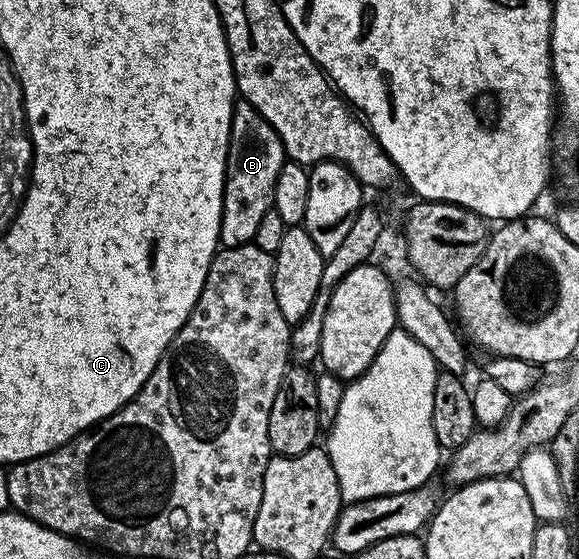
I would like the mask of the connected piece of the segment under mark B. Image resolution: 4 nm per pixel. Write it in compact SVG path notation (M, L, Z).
M236 101L229 132L227 175L223 181L219 229L219 241L224 247L254 243L255 233L265 212L273 208L273 184L277 184L277 172L281 172L284 161L283 145L277 132L273 132L271 125L248 102Z

